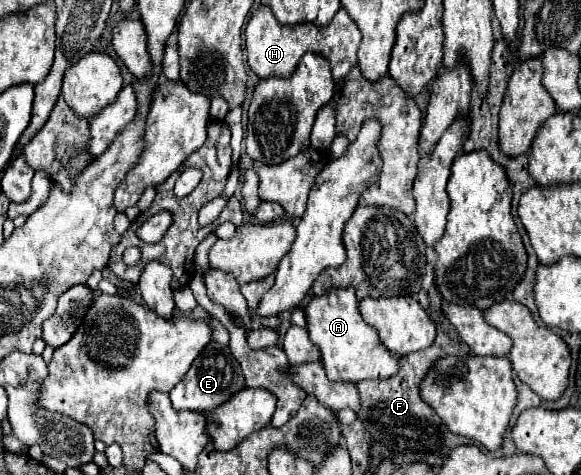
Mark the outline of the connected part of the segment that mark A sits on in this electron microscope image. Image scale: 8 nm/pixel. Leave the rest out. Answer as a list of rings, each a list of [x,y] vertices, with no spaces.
[[[354,287],[332,289],[330,293],[314,297],[304,311],[310,339],[320,349],[322,365],[332,381],[358,383],[366,379],[386,379],[398,373],[398,357],[382,345],[378,331],[372,325],[366,325],[358,309]]]

